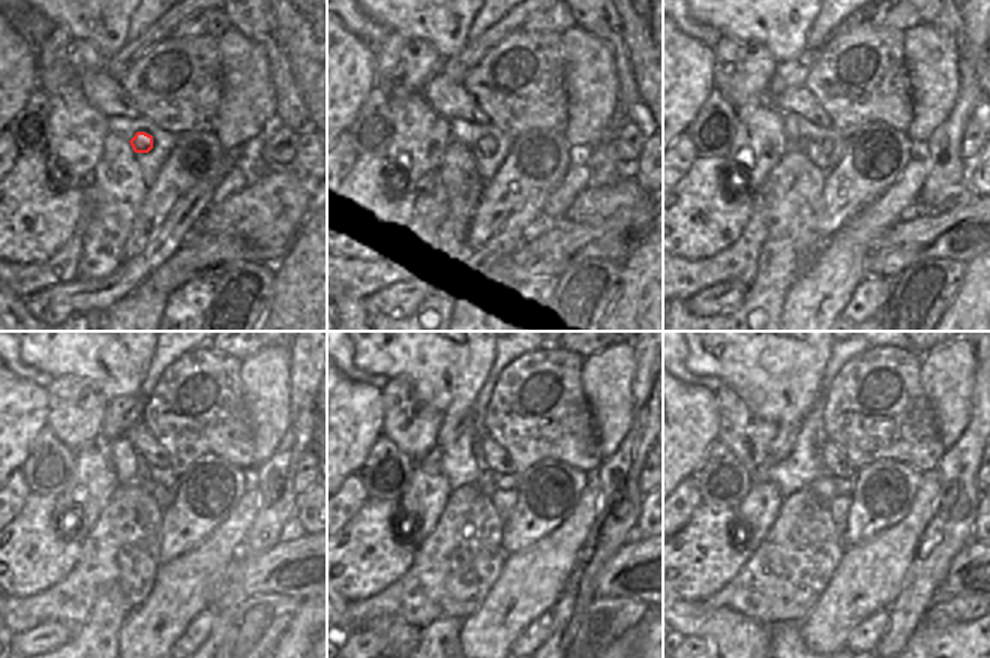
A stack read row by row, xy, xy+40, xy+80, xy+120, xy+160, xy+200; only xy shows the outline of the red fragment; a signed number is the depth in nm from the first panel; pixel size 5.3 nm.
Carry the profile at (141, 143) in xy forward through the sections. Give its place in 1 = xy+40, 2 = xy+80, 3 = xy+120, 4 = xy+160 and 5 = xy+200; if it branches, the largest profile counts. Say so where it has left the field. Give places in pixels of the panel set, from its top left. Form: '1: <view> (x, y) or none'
1: xy+40 (486, 144)
2: xy+80 (825, 146)
3: xy+120 (164, 496)
4: xy+160 (503, 502)
5: xy+200 (840, 504)

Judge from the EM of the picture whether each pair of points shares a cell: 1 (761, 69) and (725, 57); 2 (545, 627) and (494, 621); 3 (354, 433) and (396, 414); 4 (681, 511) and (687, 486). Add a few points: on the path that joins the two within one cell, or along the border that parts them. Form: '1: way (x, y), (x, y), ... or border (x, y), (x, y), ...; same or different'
1: way (752, 69), (743, 69), (734, 60); same
2: border (551, 610), (539, 615), (512, 642); different
3: border (380, 390), (383, 402), (381, 433); different
4: way (684, 505), (686, 492); same

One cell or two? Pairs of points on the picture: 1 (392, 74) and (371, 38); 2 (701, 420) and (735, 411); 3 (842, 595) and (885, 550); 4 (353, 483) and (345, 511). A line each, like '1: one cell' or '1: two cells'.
1: two cells
2: two cells
3: one cell
4: one cell

